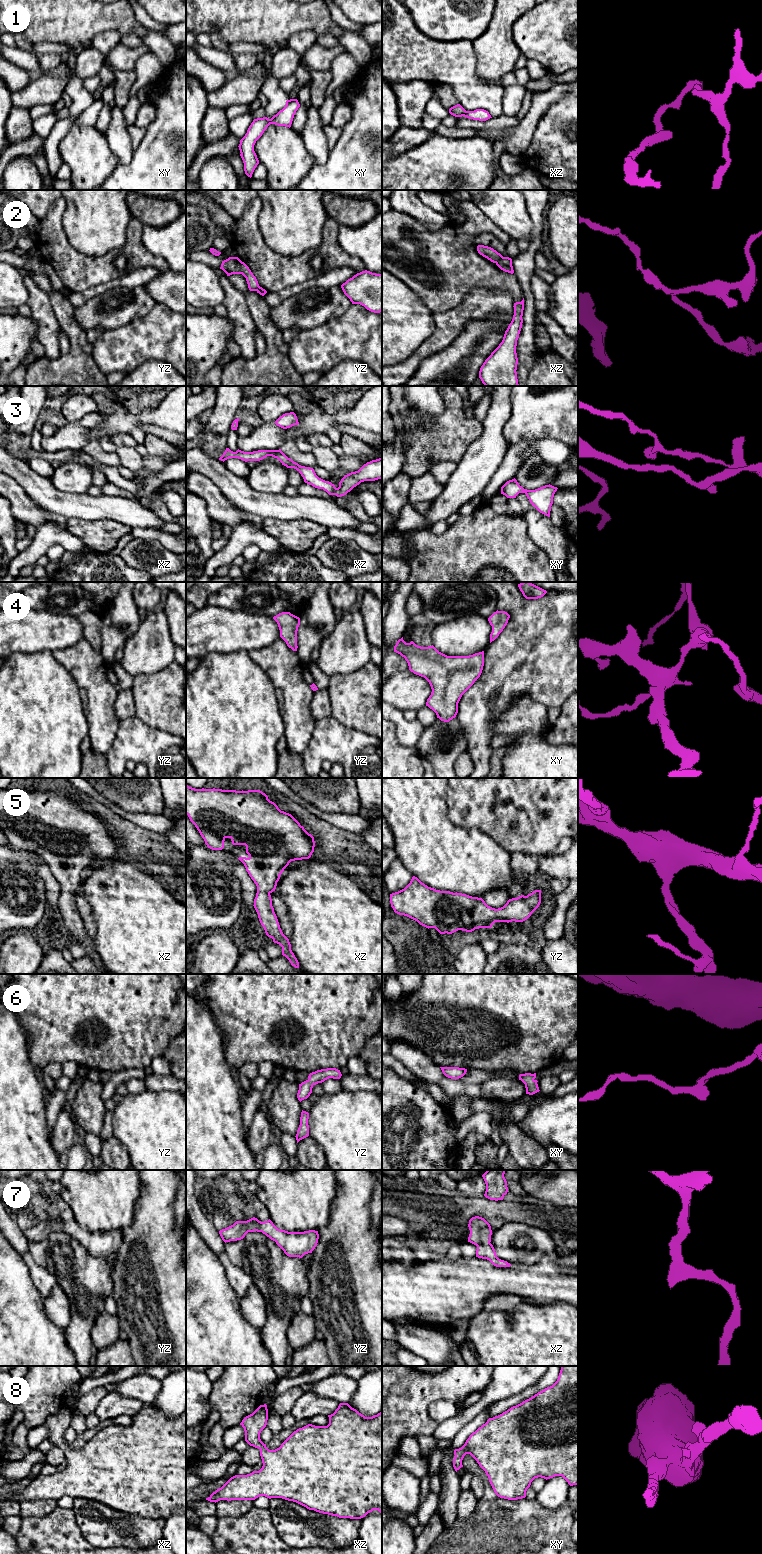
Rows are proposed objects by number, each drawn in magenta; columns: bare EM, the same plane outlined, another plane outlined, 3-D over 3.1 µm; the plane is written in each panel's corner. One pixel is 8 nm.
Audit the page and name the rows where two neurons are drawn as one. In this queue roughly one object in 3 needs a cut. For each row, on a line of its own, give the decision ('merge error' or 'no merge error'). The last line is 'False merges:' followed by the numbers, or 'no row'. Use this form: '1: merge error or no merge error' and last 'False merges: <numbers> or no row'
1: merge error
2: merge error
3: no merge error
4: no merge error
5: no merge error
6: no merge error
7: no merge error
8: no merge error
False merges: 1, 2

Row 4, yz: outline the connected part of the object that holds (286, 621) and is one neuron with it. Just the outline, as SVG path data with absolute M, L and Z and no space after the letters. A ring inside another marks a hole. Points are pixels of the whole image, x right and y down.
M282 612L274 616L277 622L280 637L286 642L287 646L293 651L297 651L297 631L300 625L300 618L290 612Z

